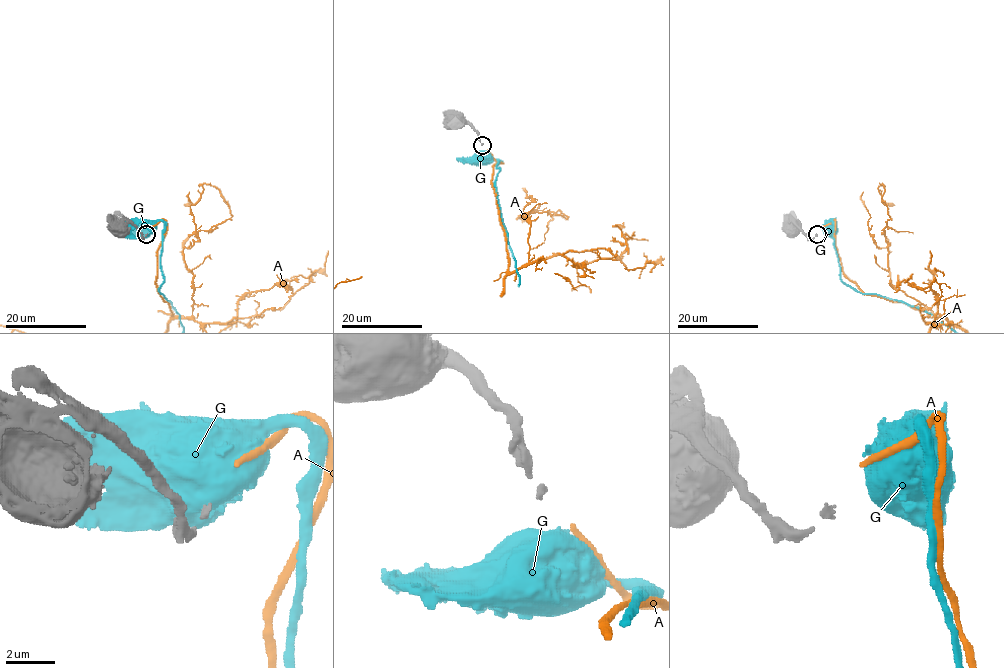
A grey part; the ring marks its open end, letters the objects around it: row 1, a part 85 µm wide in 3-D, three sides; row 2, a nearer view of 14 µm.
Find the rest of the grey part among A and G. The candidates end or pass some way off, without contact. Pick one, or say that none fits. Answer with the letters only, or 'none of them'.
A

